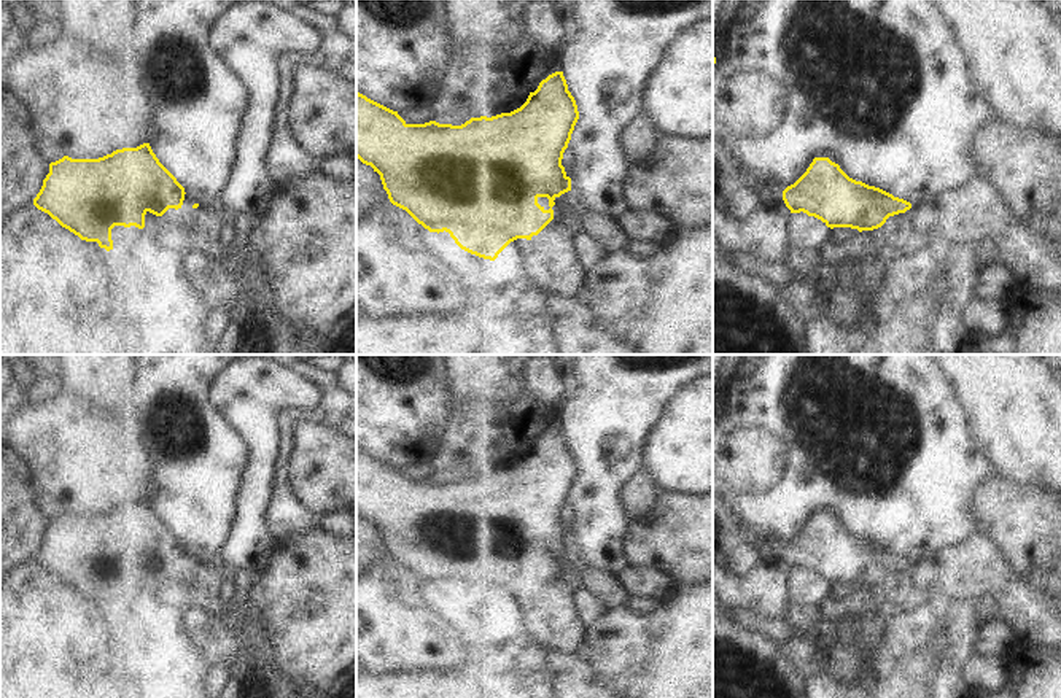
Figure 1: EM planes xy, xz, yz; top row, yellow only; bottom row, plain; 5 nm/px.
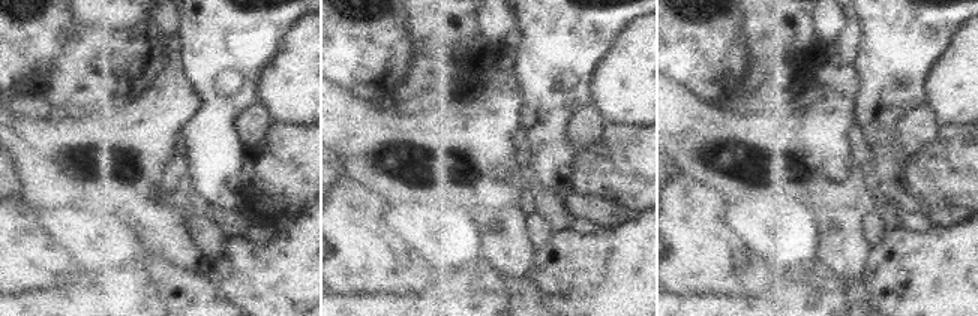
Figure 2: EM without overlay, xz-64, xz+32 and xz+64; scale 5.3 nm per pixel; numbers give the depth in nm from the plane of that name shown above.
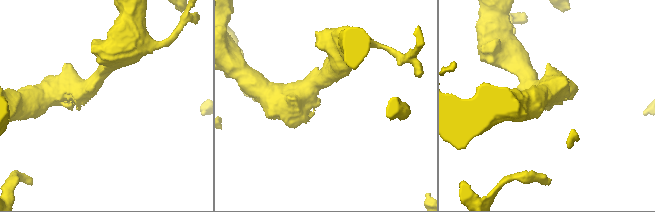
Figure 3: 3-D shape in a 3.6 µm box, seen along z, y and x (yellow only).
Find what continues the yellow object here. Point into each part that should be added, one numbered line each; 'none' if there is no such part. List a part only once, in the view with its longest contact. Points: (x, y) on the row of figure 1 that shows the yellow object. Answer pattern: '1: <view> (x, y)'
1: xz (551, 259)

